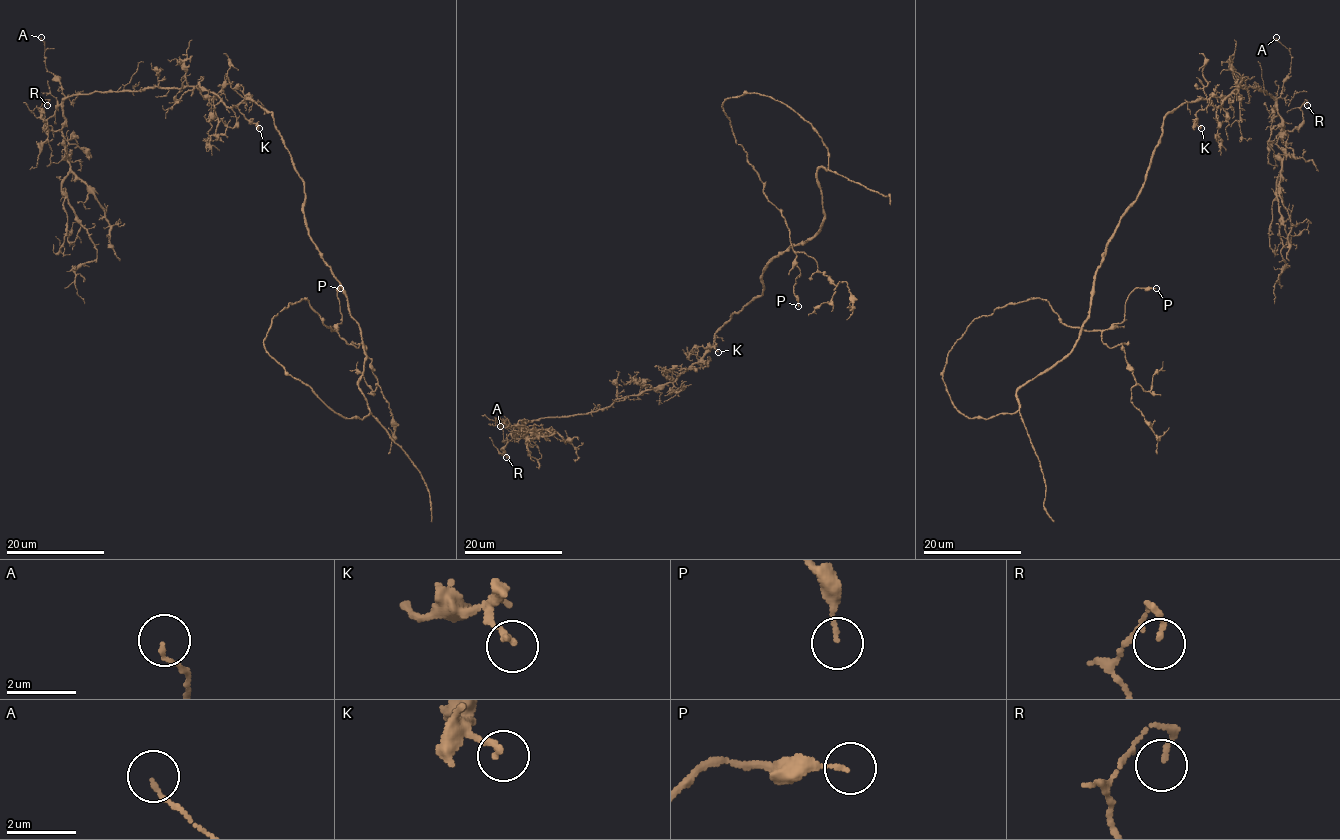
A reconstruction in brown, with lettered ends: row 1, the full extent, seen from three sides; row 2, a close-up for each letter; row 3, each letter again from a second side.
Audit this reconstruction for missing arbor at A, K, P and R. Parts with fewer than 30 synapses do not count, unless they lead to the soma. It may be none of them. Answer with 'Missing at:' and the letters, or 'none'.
Missing at: none

